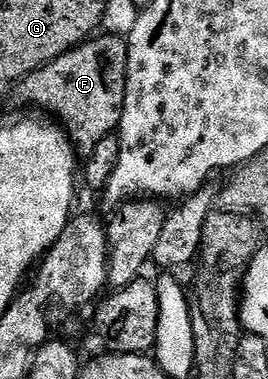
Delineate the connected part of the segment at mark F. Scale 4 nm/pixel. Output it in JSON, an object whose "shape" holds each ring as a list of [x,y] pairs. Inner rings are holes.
{"shape":[[[96,35],[78,48],[72,48],[64,56],[29,73],[17,85],[17,93],[25,103],[43,112],[59,115],[58,123],[70,136],[76,153],[83,158],[97,150],[97,142],[101,142],[101,138],[112,135],[118,129],[125,106],[127,42],[122,35],[103,35]]]}

